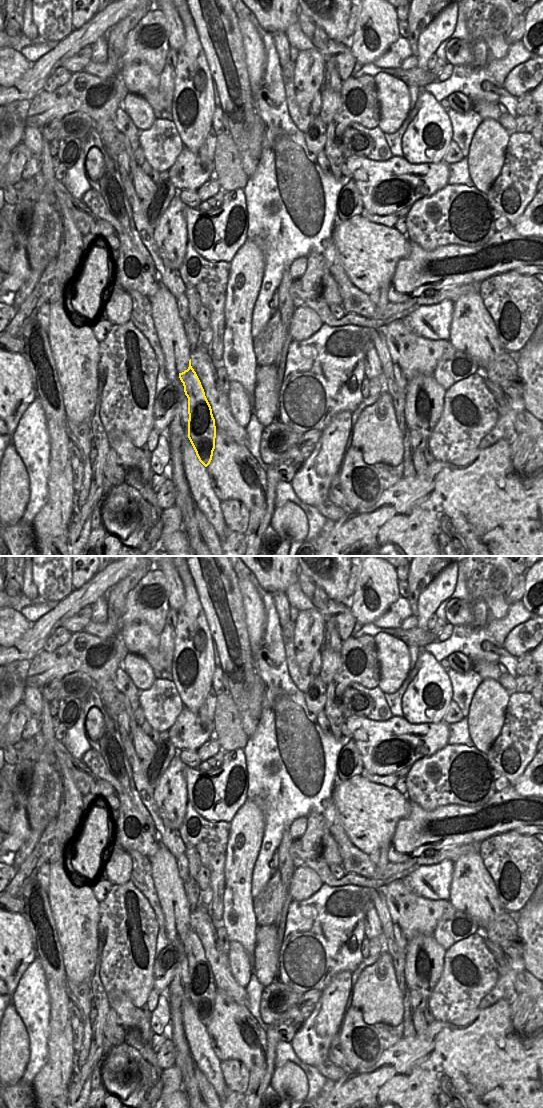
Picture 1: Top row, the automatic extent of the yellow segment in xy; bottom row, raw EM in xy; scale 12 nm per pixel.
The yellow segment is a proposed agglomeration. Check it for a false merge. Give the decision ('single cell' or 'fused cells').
single cell

